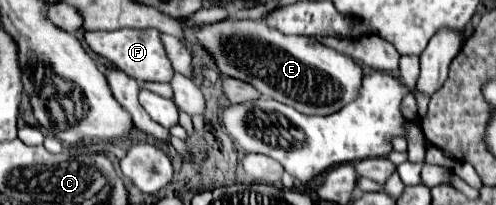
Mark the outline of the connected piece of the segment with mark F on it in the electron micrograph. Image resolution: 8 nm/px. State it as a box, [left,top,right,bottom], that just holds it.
[85,29,175,83]

